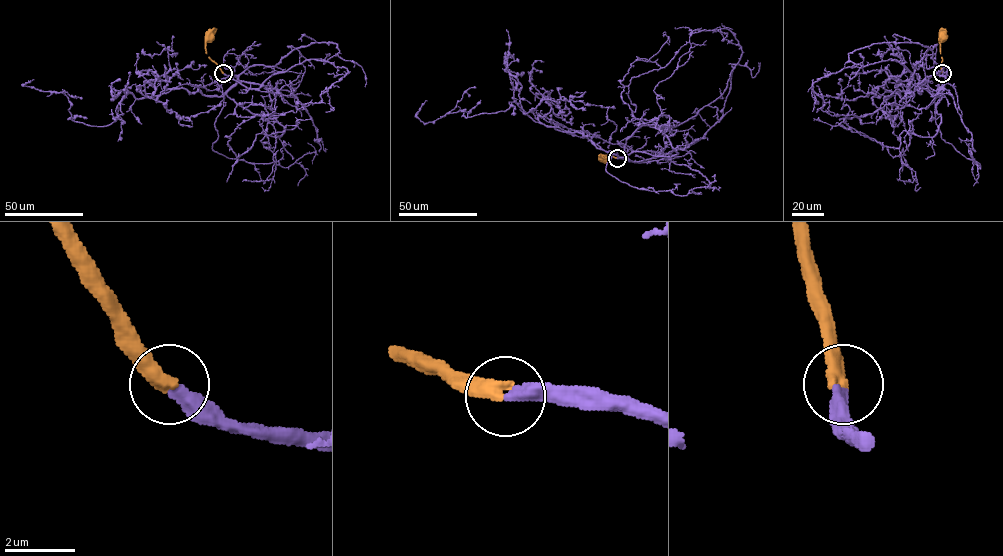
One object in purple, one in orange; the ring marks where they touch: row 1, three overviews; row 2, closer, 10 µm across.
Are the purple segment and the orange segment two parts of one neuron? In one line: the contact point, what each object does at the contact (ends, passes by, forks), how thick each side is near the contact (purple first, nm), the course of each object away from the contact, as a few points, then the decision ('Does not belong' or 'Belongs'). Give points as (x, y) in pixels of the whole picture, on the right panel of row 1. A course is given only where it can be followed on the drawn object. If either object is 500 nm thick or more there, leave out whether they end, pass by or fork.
Place: (942, 73). At the ring purple ends. At the ring orange ends. Thickness 380 nm (purple) against 440 nm. Course of purple: (942, 73), (938, 132), (911, 134), (904, 153), (893, 156), (849, 126), (845, 115), (822, 110), (818, 86). Course of orange: (942, 73), (942, 36). Belongs

